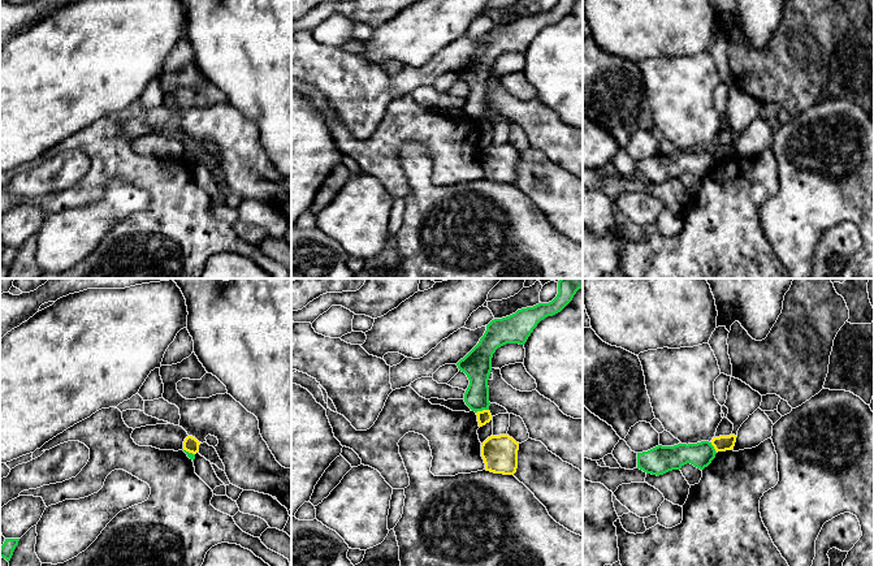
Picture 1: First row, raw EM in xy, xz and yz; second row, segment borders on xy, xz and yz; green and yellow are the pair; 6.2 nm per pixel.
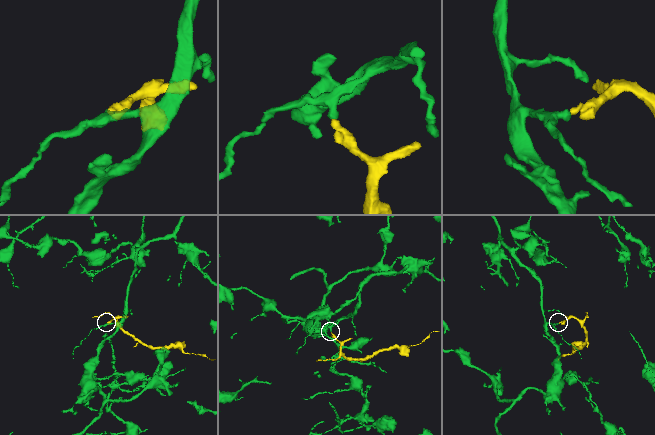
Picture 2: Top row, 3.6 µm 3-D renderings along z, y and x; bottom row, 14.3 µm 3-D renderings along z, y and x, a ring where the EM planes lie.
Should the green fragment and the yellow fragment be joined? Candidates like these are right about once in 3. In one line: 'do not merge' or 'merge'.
do not merge

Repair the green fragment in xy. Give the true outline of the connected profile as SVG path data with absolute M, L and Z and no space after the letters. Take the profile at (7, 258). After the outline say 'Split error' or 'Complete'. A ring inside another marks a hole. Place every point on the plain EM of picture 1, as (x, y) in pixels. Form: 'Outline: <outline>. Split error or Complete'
Outline: M5 247L4 252L0 255L0 265L10 269L20 247Z. Complete

